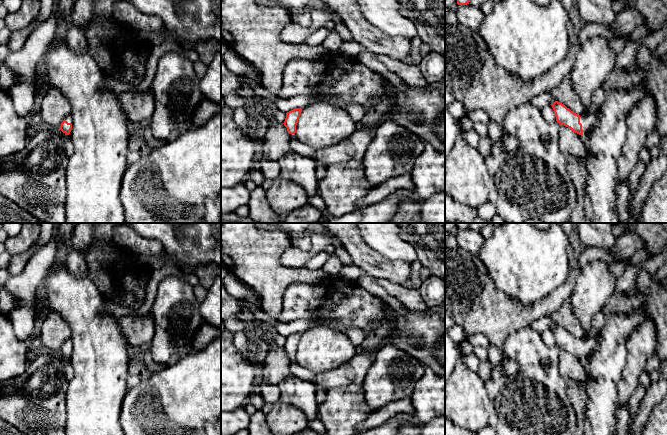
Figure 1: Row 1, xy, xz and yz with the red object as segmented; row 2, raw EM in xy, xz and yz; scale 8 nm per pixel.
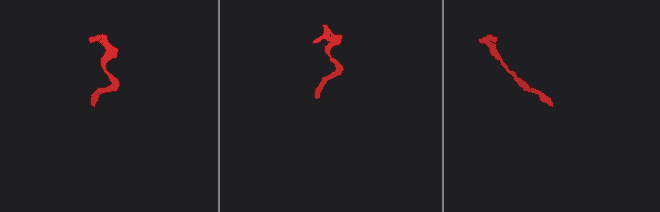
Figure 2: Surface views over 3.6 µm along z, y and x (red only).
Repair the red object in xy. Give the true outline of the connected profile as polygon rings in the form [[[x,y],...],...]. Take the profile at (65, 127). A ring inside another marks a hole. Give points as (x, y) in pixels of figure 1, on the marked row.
[[[67,116],[63,122],[61,123],[60,129],[66,135],[69,135],[72,129],[72,118],[71,116]]]

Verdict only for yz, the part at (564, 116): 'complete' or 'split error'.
split error

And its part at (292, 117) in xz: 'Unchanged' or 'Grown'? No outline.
Grown

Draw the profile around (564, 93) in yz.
[[[570,76],[563,78],[561,83],[548,91],[558,102],[564,104],[574,113],[585,116],[590,114],[597,114],[592,106],[586,107],[577,93],[575,92]]]

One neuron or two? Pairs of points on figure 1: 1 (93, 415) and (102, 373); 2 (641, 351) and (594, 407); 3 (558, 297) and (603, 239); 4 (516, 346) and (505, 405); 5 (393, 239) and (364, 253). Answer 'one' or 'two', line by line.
1: one
2: two
3: two
4: one
5: two

